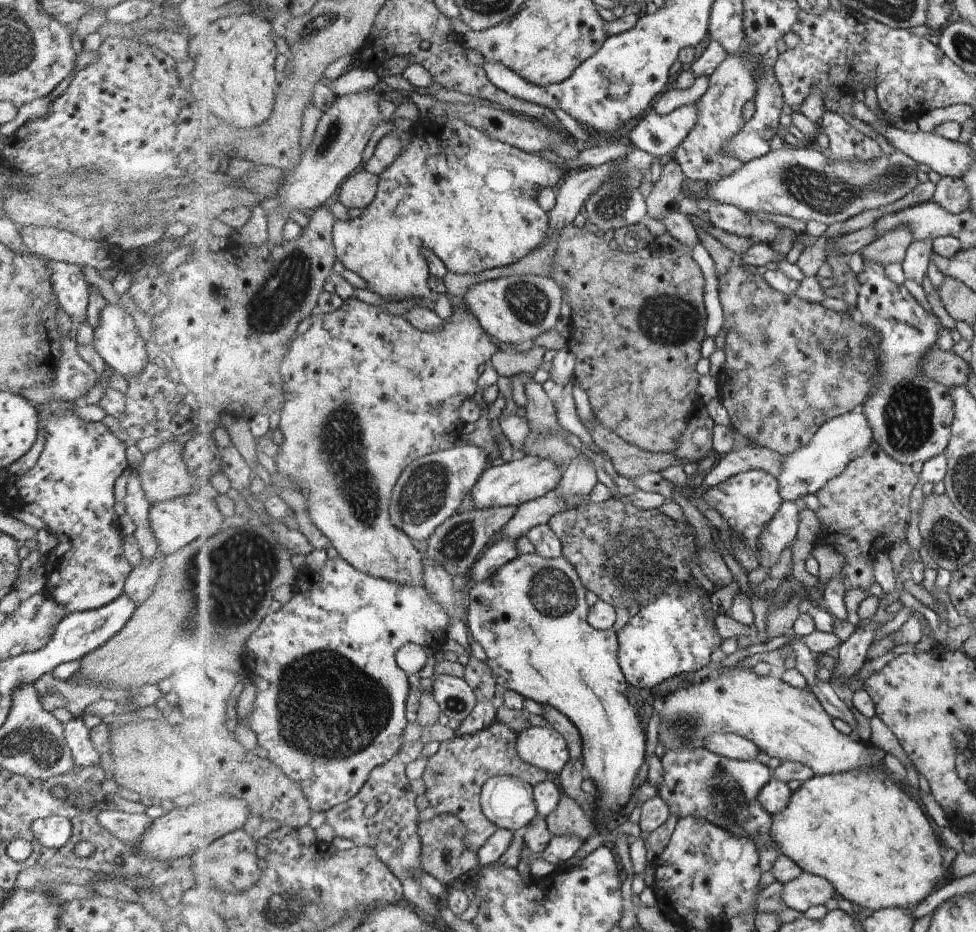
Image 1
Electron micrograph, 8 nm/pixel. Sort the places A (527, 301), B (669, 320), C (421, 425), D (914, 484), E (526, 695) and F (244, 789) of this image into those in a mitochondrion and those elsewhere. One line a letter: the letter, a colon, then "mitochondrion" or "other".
A: mitochondrion
B: mitochondrion
C: other
D: other
E: other
F: other

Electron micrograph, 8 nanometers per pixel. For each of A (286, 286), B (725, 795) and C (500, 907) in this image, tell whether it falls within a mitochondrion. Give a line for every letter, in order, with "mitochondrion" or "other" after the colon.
A: mitochondrion
B: mitochondrion
C: other

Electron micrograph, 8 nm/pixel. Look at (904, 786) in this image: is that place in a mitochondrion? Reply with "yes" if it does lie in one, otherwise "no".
no

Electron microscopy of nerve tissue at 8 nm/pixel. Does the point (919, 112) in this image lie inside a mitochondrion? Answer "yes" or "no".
no

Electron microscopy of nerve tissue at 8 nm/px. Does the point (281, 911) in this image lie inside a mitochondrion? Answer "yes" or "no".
yes

